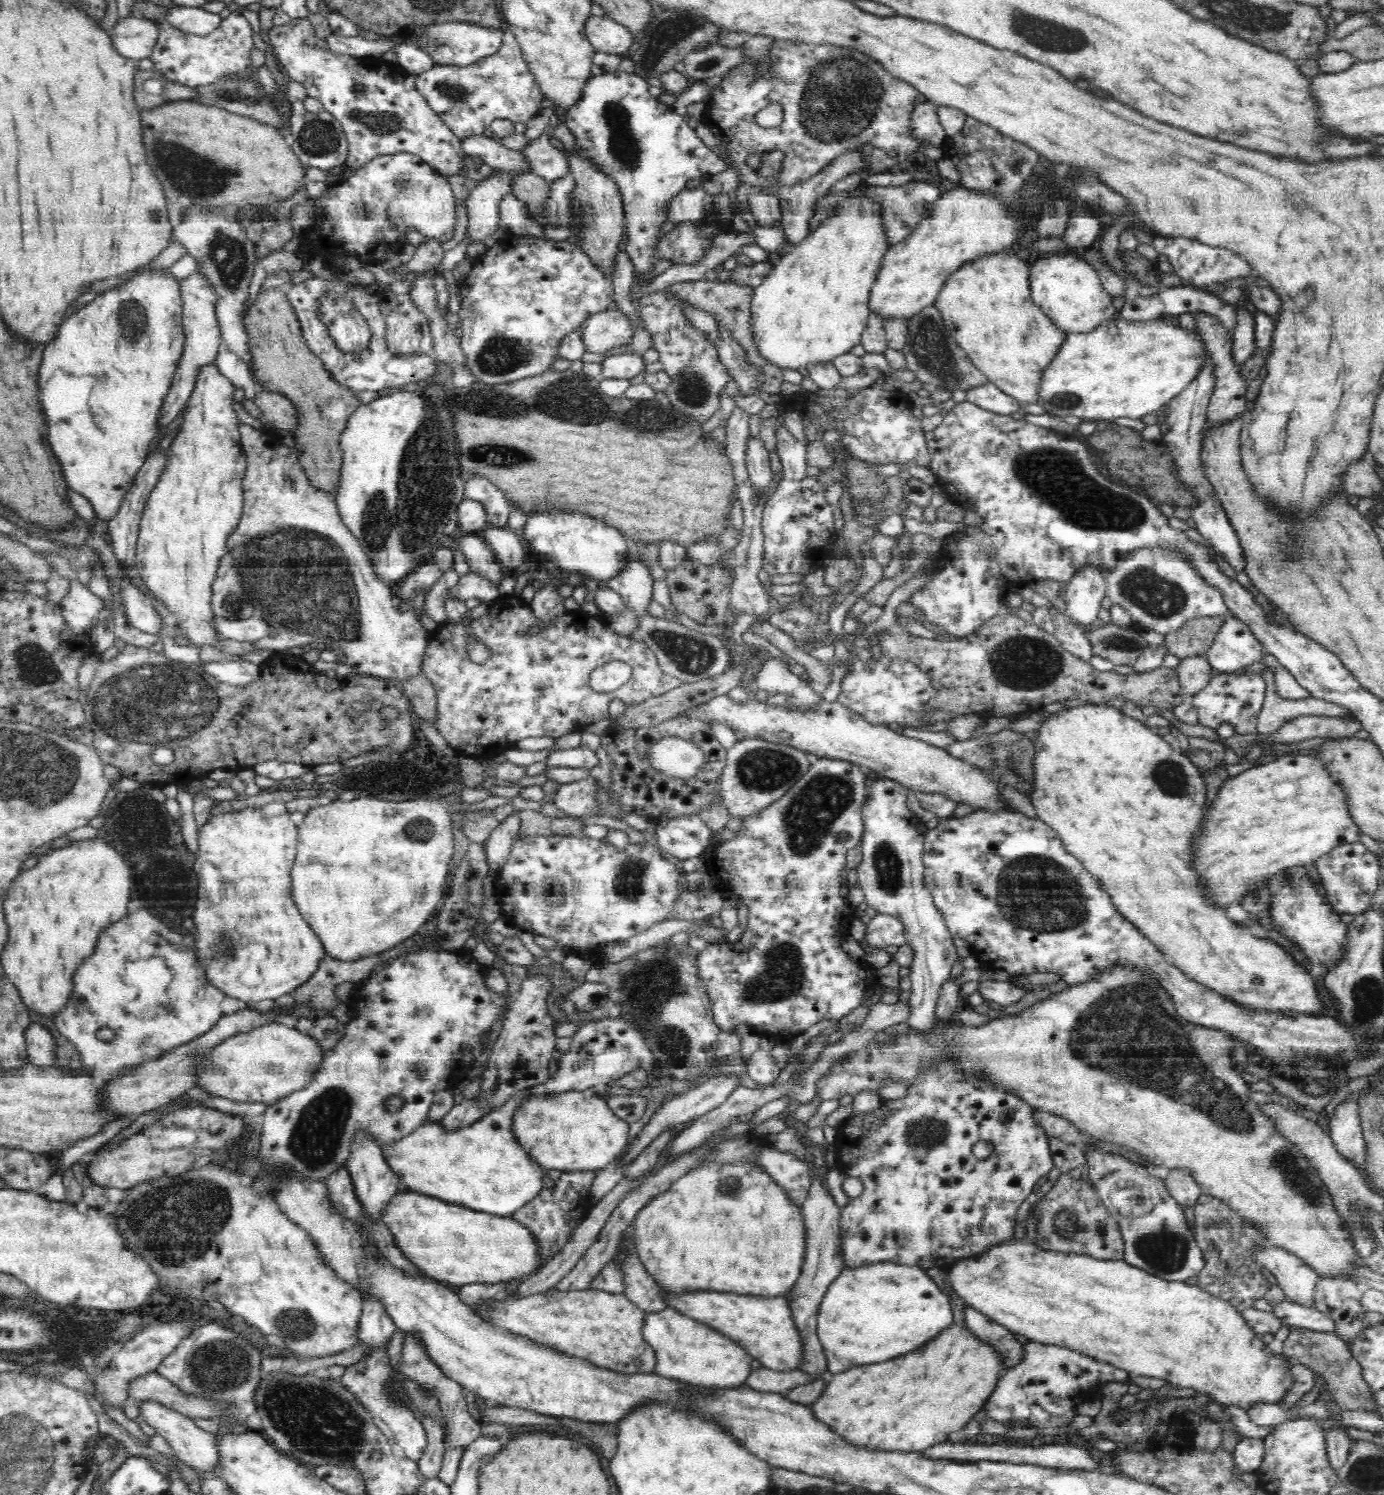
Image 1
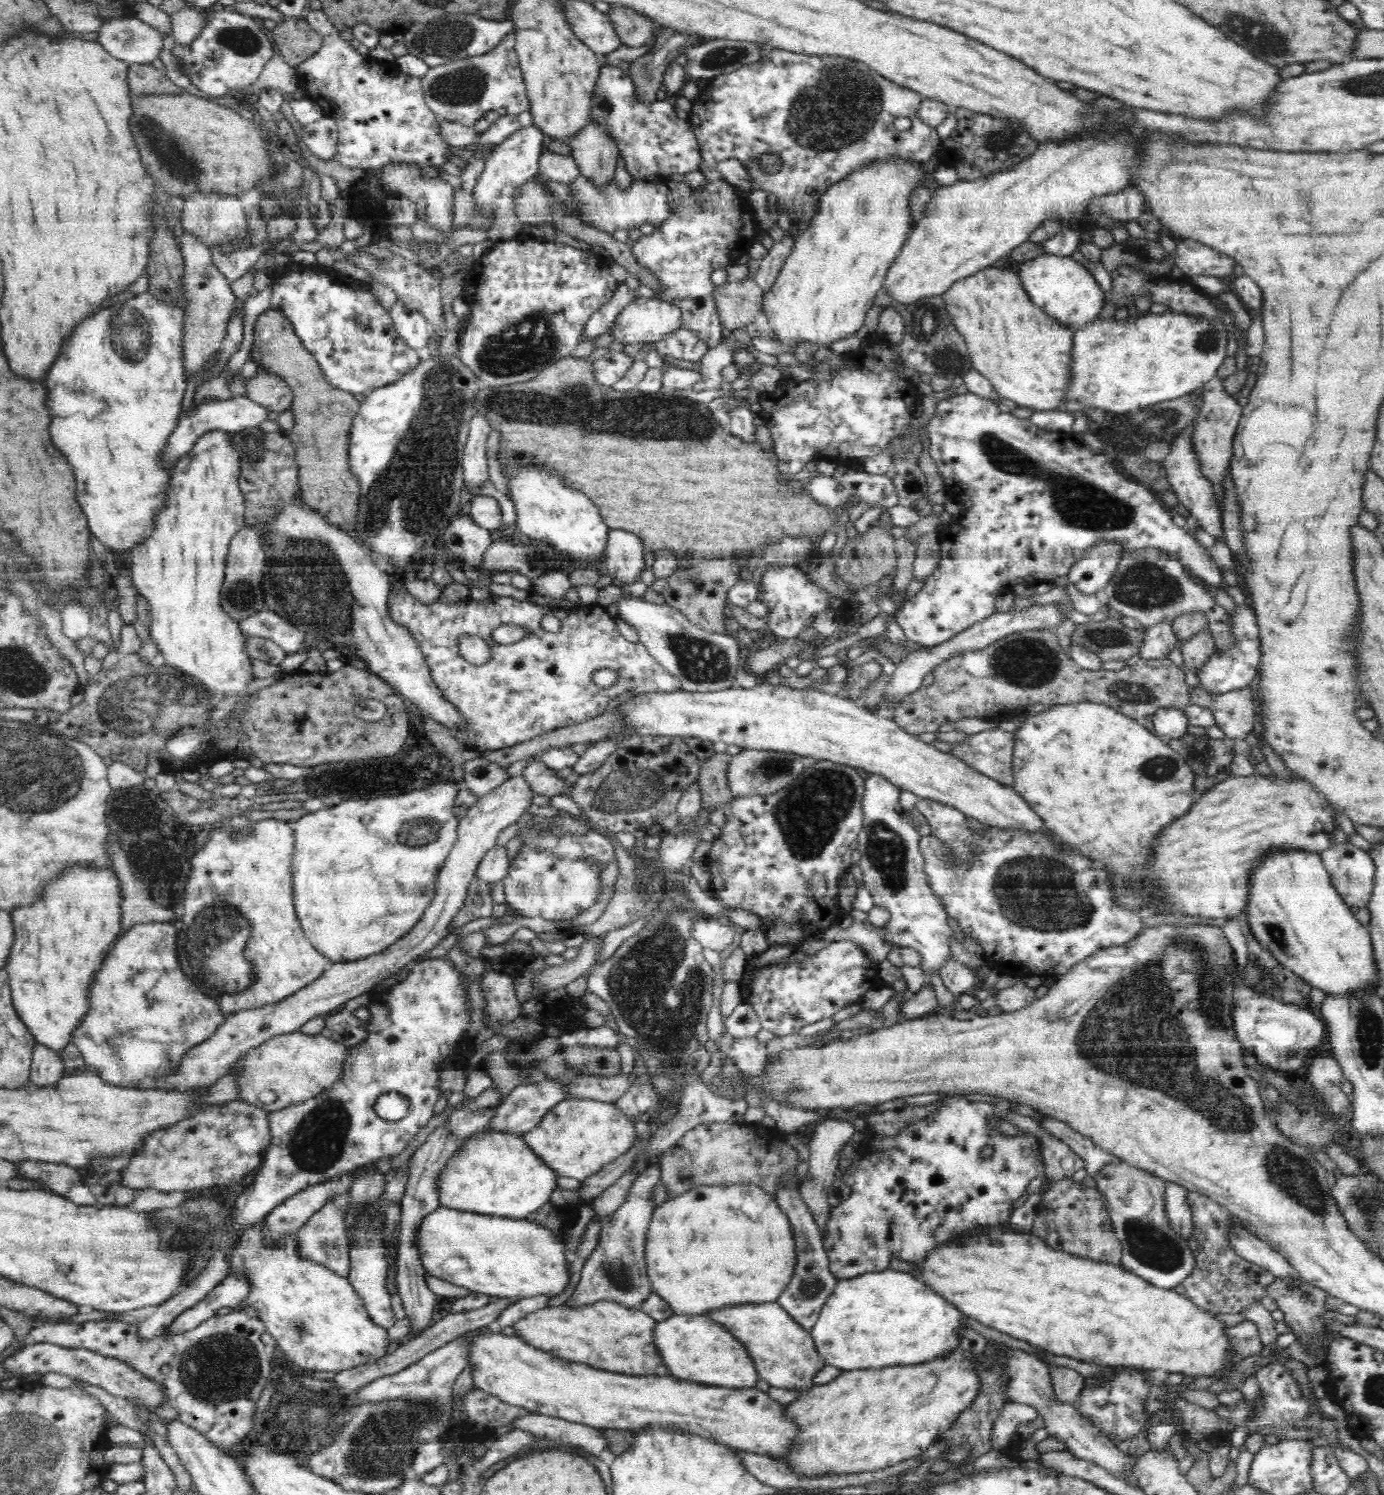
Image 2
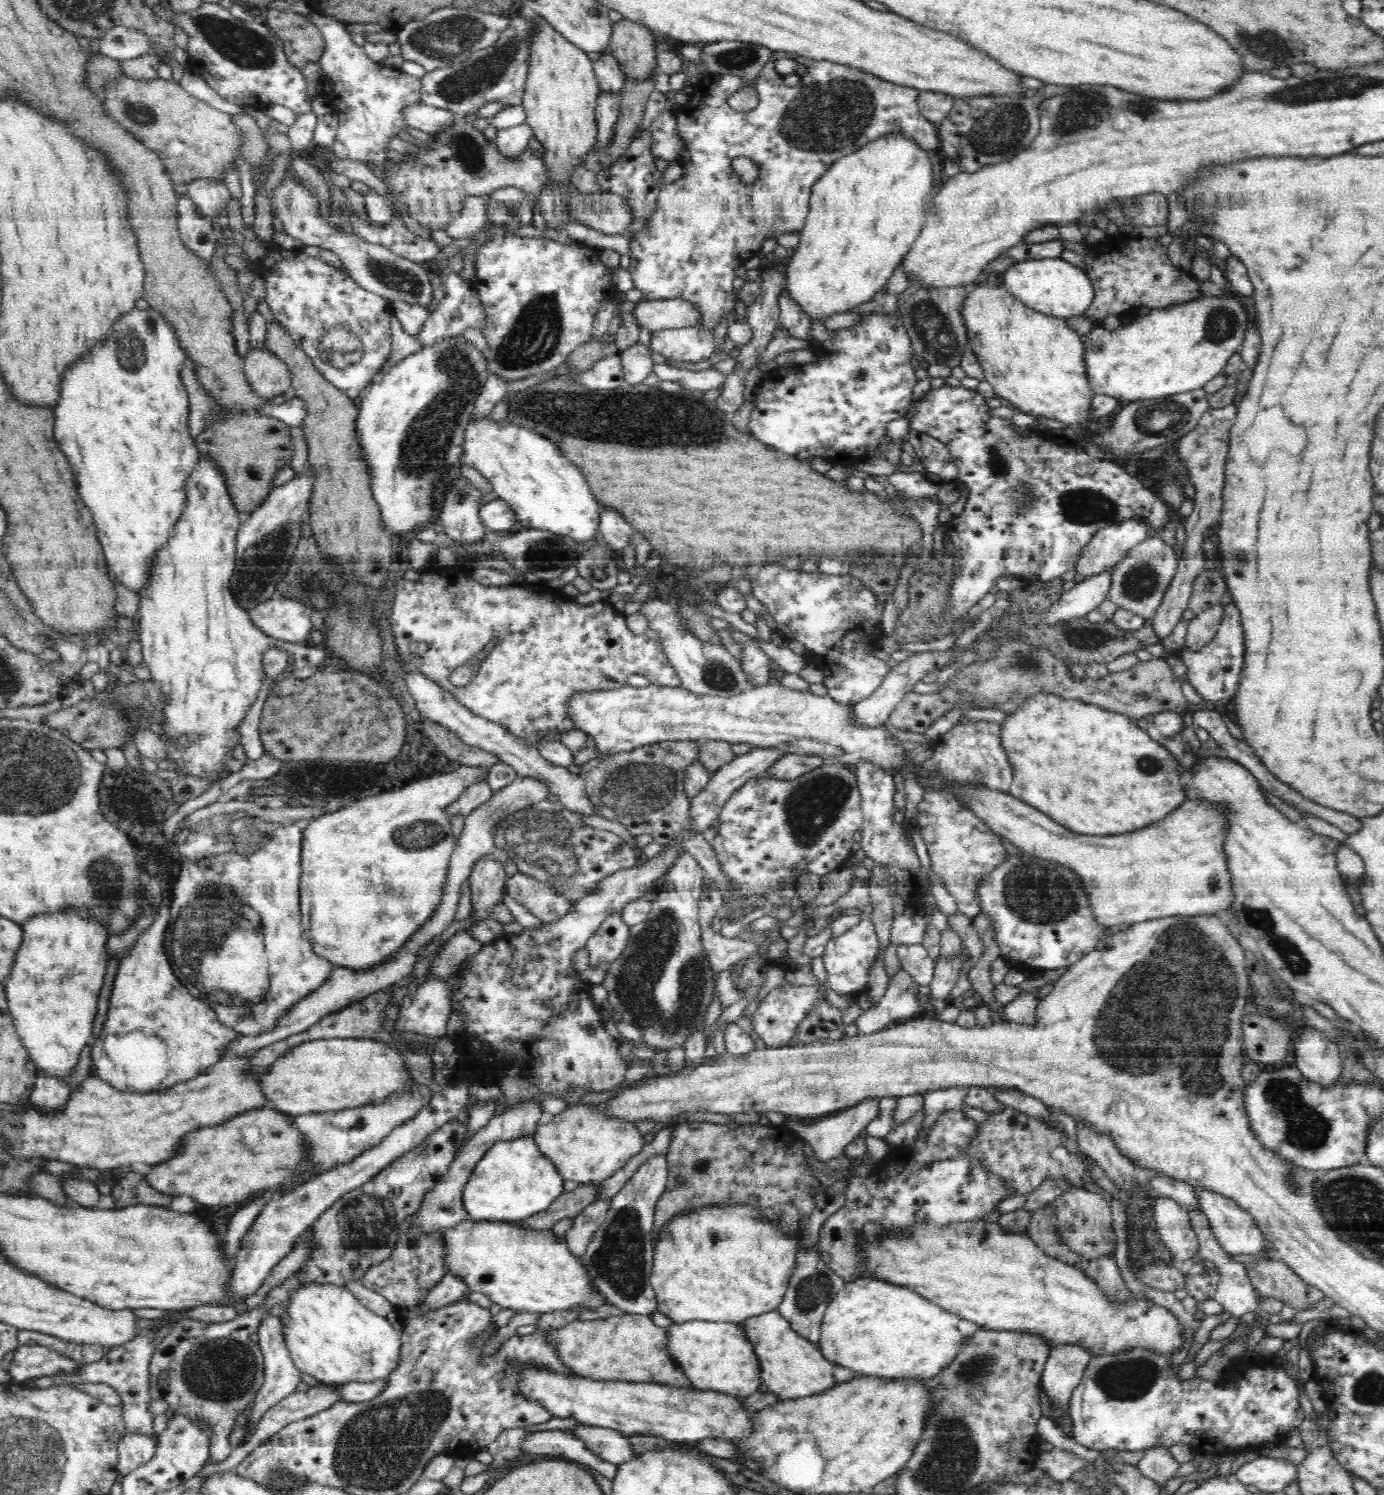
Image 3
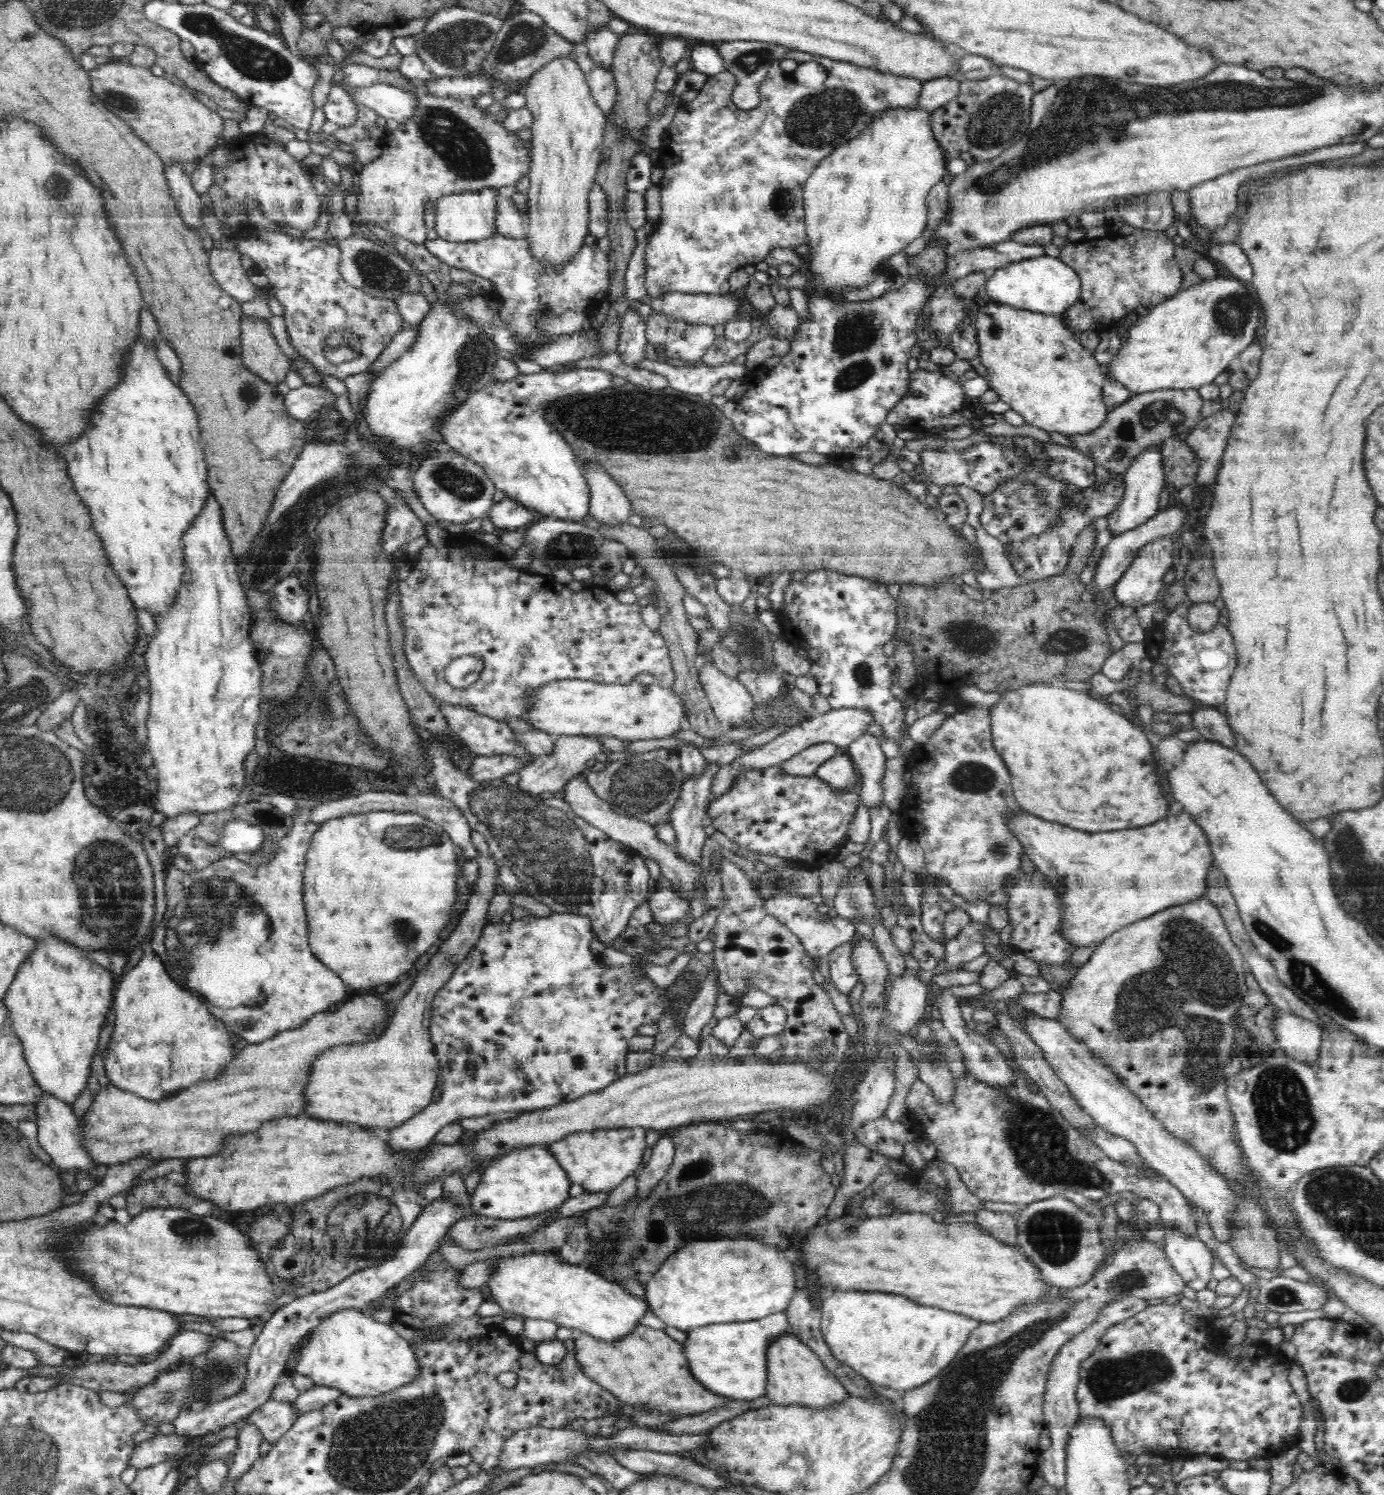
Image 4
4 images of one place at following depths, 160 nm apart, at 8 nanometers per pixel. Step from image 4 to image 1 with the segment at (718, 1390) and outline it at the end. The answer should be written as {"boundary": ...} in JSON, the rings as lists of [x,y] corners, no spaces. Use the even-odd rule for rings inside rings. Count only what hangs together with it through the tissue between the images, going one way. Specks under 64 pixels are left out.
{"boundary":[[[672,1307],[666,1310],[650,1311],[645,1314],[641,1327],[644,1340],[654,1349],[656,1366],[654,1374],[669,1379],[682,1380],[696,1386],[712,1386],[717,1389],[733,1389],[745,1384],[752,1372],[752,1356],[737,1342],[724,1336]]]}

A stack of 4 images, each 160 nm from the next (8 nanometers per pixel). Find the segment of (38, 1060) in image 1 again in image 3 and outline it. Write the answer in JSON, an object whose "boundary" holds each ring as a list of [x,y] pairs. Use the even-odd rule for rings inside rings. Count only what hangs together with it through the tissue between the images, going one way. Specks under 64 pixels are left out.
{"boundary":[[[36,1072],[36,1084],[32,1089],[30,1102],[42,1111],[58,1111],[68,1102],[70,1085],[66,1080],[56,1078],[55,1075]]]}

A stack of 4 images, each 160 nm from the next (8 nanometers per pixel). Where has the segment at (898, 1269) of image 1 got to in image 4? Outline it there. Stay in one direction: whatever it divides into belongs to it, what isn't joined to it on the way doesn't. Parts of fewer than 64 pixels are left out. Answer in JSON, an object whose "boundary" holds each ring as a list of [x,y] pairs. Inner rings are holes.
{"boundary":[[[840,1290],[824,1298],[820,1330],[832,1354],[840,1362],[852,1367],[870,1382],[904,1393],[938,1376],[940,1371],[956,1358],[972,1331],[980,1323],[963,1314],[914,1302],[902,1294],[888,1294],[887,1291]]]}

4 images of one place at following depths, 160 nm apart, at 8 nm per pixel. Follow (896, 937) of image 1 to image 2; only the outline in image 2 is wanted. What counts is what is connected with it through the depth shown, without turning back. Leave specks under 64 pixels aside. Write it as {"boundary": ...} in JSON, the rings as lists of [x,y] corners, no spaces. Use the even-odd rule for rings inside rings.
{"boundary":[[[855,921],[852,926],[842,929],[839,926],[822,934],[822,939],[832,942],[852,941],[864,950],[868,959],[879,963],[886,959],[886,956],[894,948],[891,935],[888,934],[888,925],[878,927],[870,922]]]}

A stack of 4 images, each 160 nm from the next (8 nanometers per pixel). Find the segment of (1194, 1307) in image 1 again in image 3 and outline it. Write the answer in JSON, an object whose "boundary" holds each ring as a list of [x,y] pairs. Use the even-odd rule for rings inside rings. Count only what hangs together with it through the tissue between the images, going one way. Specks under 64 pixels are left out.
{"boundary":[[[998,1209],[993,1210],[992,1214],[988,1214],[988,1218],[982,1217],[975,1221],[953,1222],[950,1225],[928,1225],[916,1224],[911,1226],[910,1233],[887,1233],[884,1238],[875,1242],[863,1242],[863,1276],[866,1278],[883,1279],[884,1282],[896,1283],[898,1286],[907,1286],[915,1290],[924,1298],[943,1307],[944,1310],[957,1314],[966,1320],[975,1322],[980,1329],[1001,1330],[1001,1331],[1020,1331],[1022,1333],[1032,1333],[1042,1337],[1044,1341],[1048,1341],[1050,1346],[1058,1346],[1061,1344],[1078,1344],[1088,1349],[1092,1356],[1113,1355],[1116,1353],[1126,1353],[1130,1349],[1146,1349],[1148,1352],[1176,1352],[1180,1348],[1180,1344],[1184,1342],[1180,1332],[1180,1324],[1174,1318],[1174,1314],[1170,1314],[1168,1310],[1164,1310],[1161,1305],[1152,1306],[1152,1302],[1134,1302],[1128,1306],[1110,1306],[1110,1302],[1102,1296],[1102,1291],[1097,1287],[1097,1284],[1089,1276],[1082,1272],[1082,1269],[1072,1266],[1071,1263],[1062,1262],[1058,1258],[1052,1258],[1051,1255],[1046,1255],[1039,1246],[1026,1234],[1006,1234],[998,1224],[1000,1212]]]}

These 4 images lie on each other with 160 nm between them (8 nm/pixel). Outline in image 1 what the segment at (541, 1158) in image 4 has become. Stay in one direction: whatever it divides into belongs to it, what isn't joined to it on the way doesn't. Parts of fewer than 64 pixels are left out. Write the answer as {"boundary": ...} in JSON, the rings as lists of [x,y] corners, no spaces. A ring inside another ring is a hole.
{"boundary":[[[531,1087],[524,1088],[512,1094],[500,1108],[486,1114],[470,1126],[461,1127],[460,1130],[447,1130],[442,1122],[430,1120],[424,1126],[410,1132],[408,1136],[382,1147],[385,1161],[407,1190],[430,1195],[482,1213],[510,1216],[512,1212],[520,1210],[522,1206],[526,1206],[538,1197],[544,1188],[544,1169],[524,1152],[512,1132],[513,1114],[524,1102],[524,1098],[528,1098],[530,1089]]]}

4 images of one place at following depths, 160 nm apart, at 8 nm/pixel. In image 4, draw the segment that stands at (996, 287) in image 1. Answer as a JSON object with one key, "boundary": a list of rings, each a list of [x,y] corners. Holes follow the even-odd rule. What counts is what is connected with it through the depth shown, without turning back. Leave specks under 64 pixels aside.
{"boundary":[[[988,303],[982,305],[982,308],[978,308],[978,316],[976,316],[976,326],[974,326],[974,328],[978,328],[978,358],[982,358],[982,362],[976,362],[976,364],[986,366],[987,372],[990,372],[990,374],[987,374],[986,378],[987,381],[990,382],[989,388],[994,388],[1000,401],[1006,402],[1014,412],[1021,414],[1024,418],[1025,424],[1036,426],[1036,428],[1042,429],[1047,433],[1056,432],[1064,436],[1070,436],[1092,433],[1094,430],[1098,429],[1098,426],[1100,426],[1104,420],[1106,420],[1106,417],[1112,408],[1108,407],[1108,405],[1104,403],[1104,399],[1102,399],[1102,389],[1105,383],[1104,366],[1101,366],[1096,361],[1094,355],[1090,353],[1086,347],[1083,347],[1078,339],[1074,339],[1072,332],[1065,325],[1065,322],[1059,315],[1030,312],[1028,309],[1015,308],[1004,303]]]}

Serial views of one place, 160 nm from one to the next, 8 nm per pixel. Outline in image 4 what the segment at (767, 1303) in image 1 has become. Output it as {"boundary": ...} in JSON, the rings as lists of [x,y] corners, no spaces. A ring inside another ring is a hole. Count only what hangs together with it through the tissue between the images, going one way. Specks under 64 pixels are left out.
{"boundary":[[[778,1334],[768,1342],[766,1352],[768,1380],[766,1395],[777,1406],[830,1407],[844,1403],[849,1393],[836,1375],[819,1359],[819,1356],[794,1334]]]}

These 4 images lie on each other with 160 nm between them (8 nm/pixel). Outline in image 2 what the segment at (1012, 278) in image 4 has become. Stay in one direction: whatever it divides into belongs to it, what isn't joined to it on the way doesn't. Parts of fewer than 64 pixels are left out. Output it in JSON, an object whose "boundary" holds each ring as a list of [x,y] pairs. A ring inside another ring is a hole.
{"boundary":[[[1042,254],[1021,264],[1019,279],[1031,301],[1060,324],[1069,328],[1081,328],[1098,318],[1106,302],[1105,292],[1088,269],[1072,256]]]}

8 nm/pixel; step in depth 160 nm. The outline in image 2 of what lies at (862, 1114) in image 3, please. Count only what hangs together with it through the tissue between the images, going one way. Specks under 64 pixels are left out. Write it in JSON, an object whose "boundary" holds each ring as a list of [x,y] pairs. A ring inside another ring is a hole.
{"boundary":[[[826,1117],[813,1130],[809,1141],[809,1172],[811,1179],[802,1181],[798,1187],[801,1199],[810,1209],[814,1222],[822,1230],[825,1227],[826,1221],[830,1218],[832,1207],[828,1204],[828,1188],[832,1186],[832,1182],[835,1180],[834,1172],[838,1166],[838,1160],[840,1160],[838,1156],[840,1156],[844,1144],[849,1144],[852,1141],[854,1132],[854,1125],[848,1119],[841,1120]]]}

